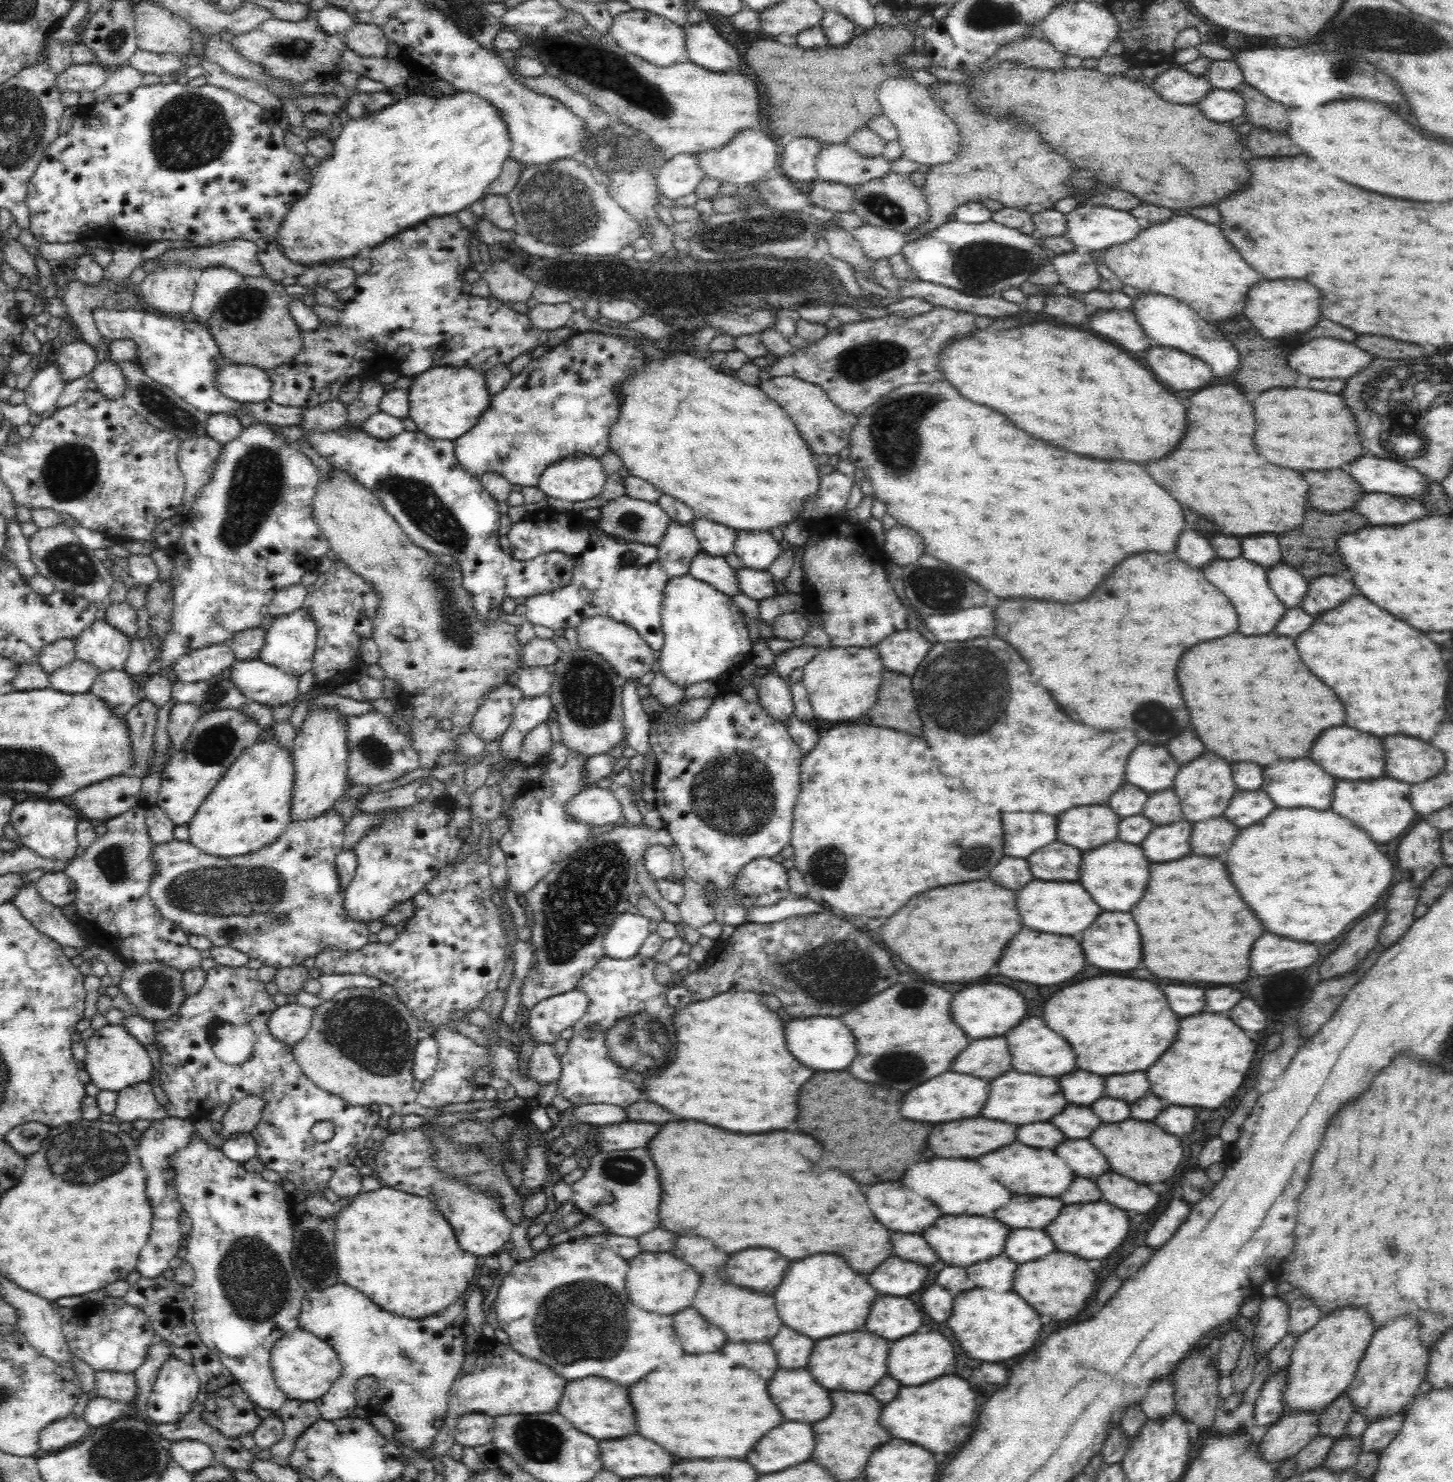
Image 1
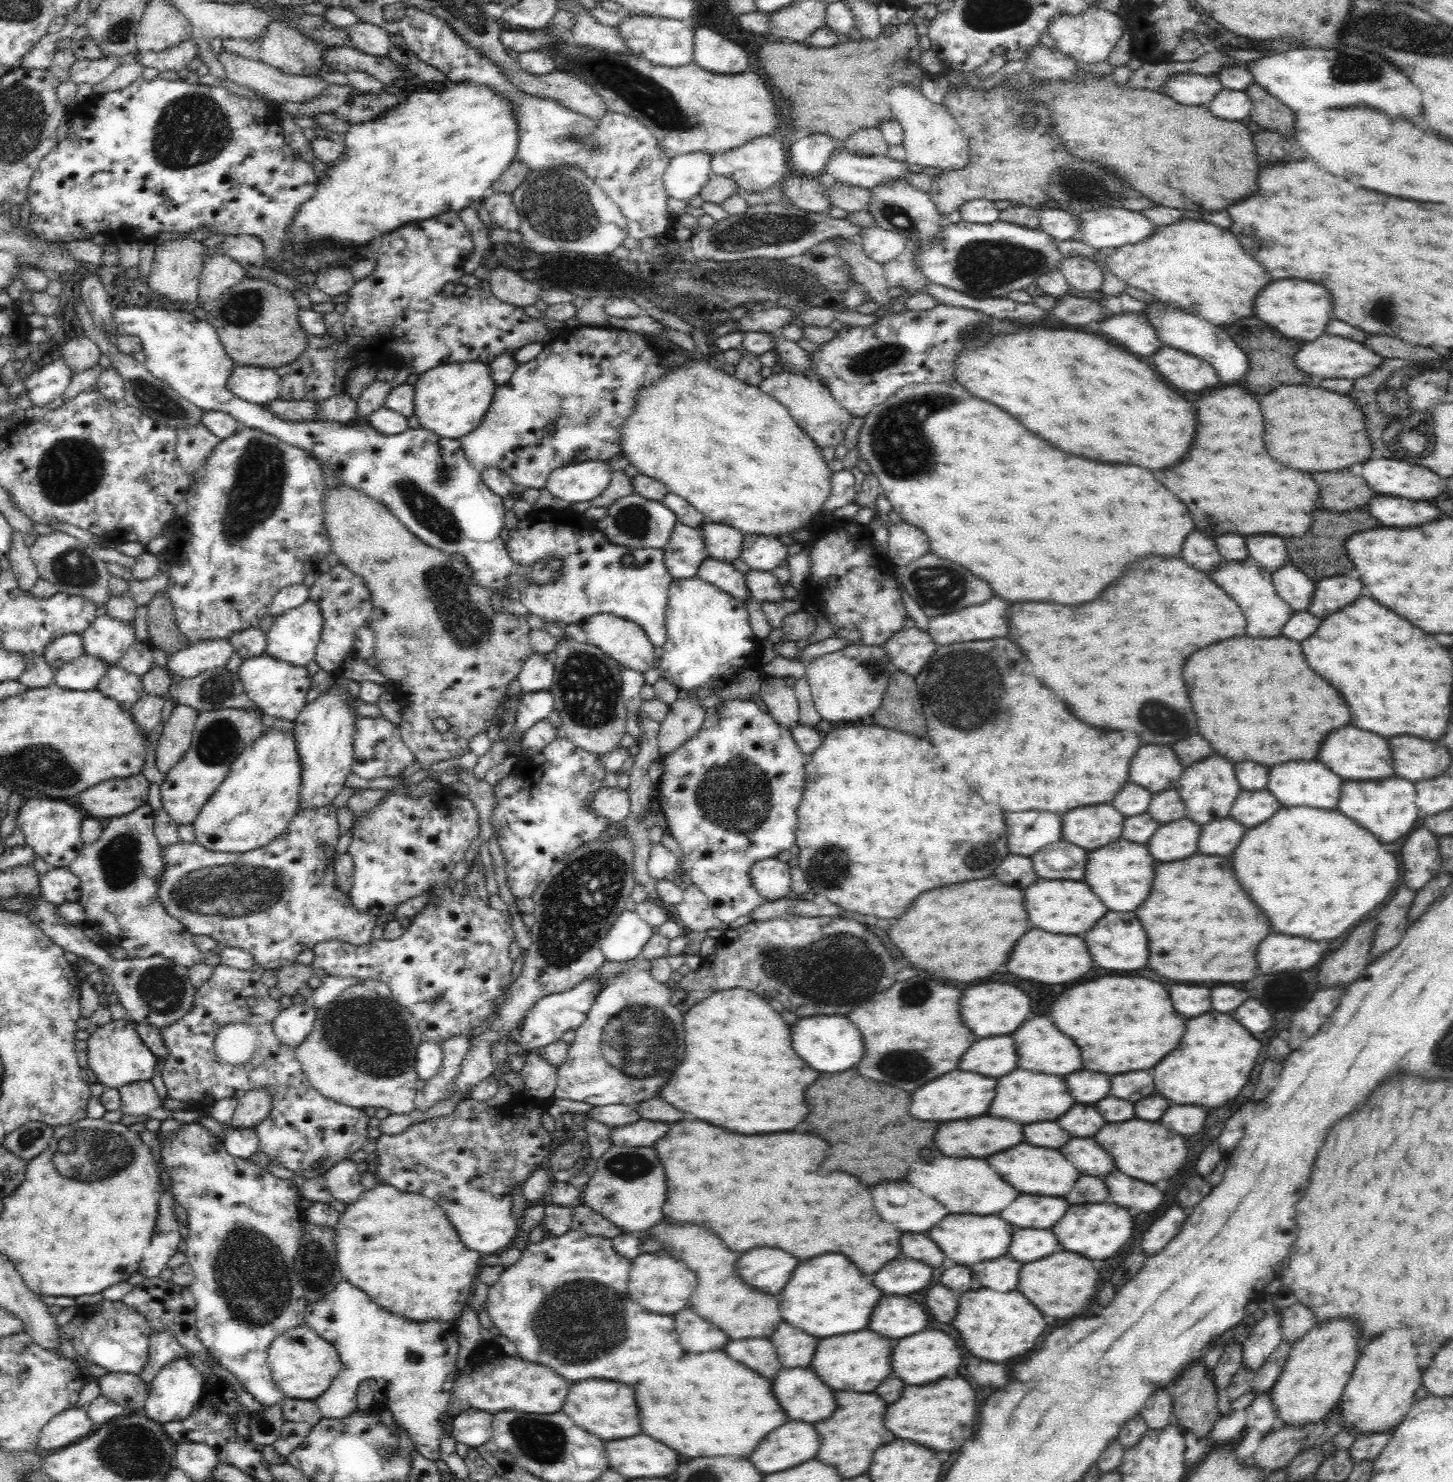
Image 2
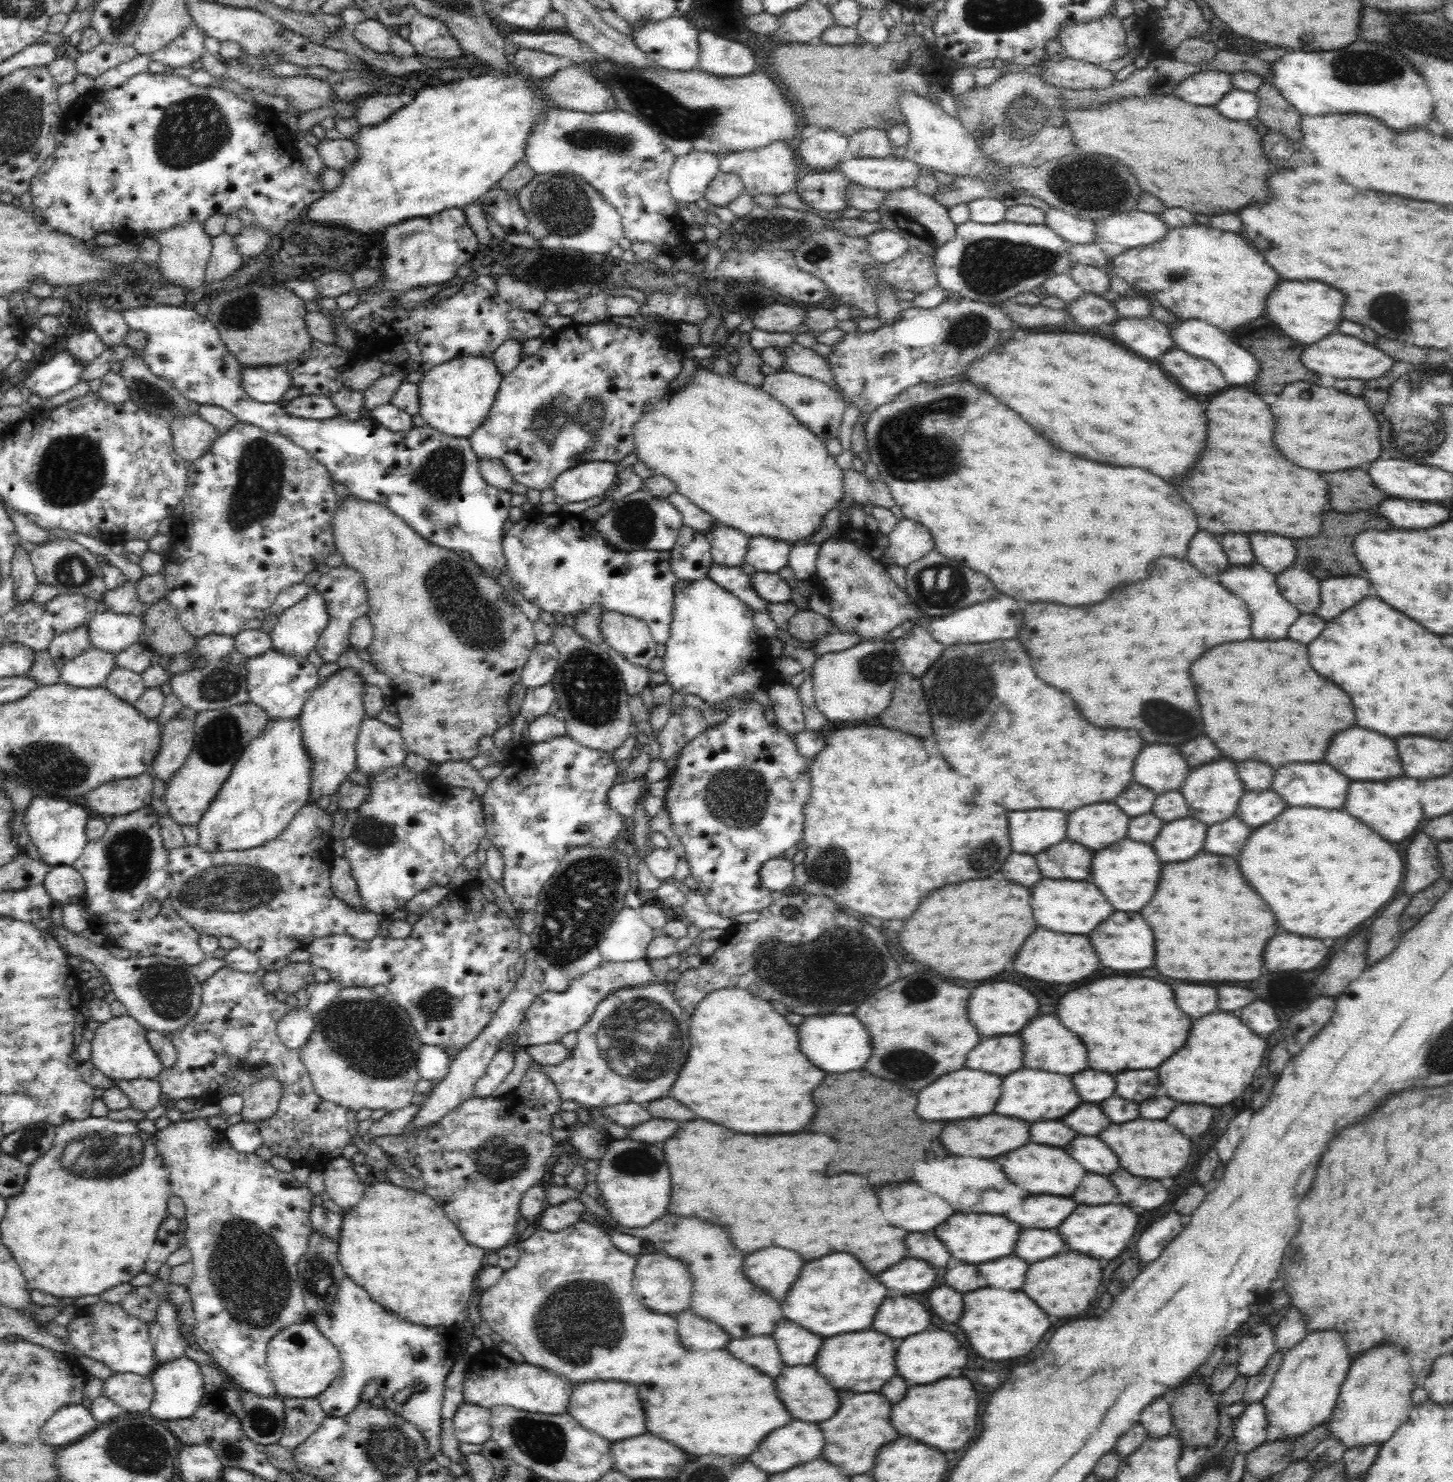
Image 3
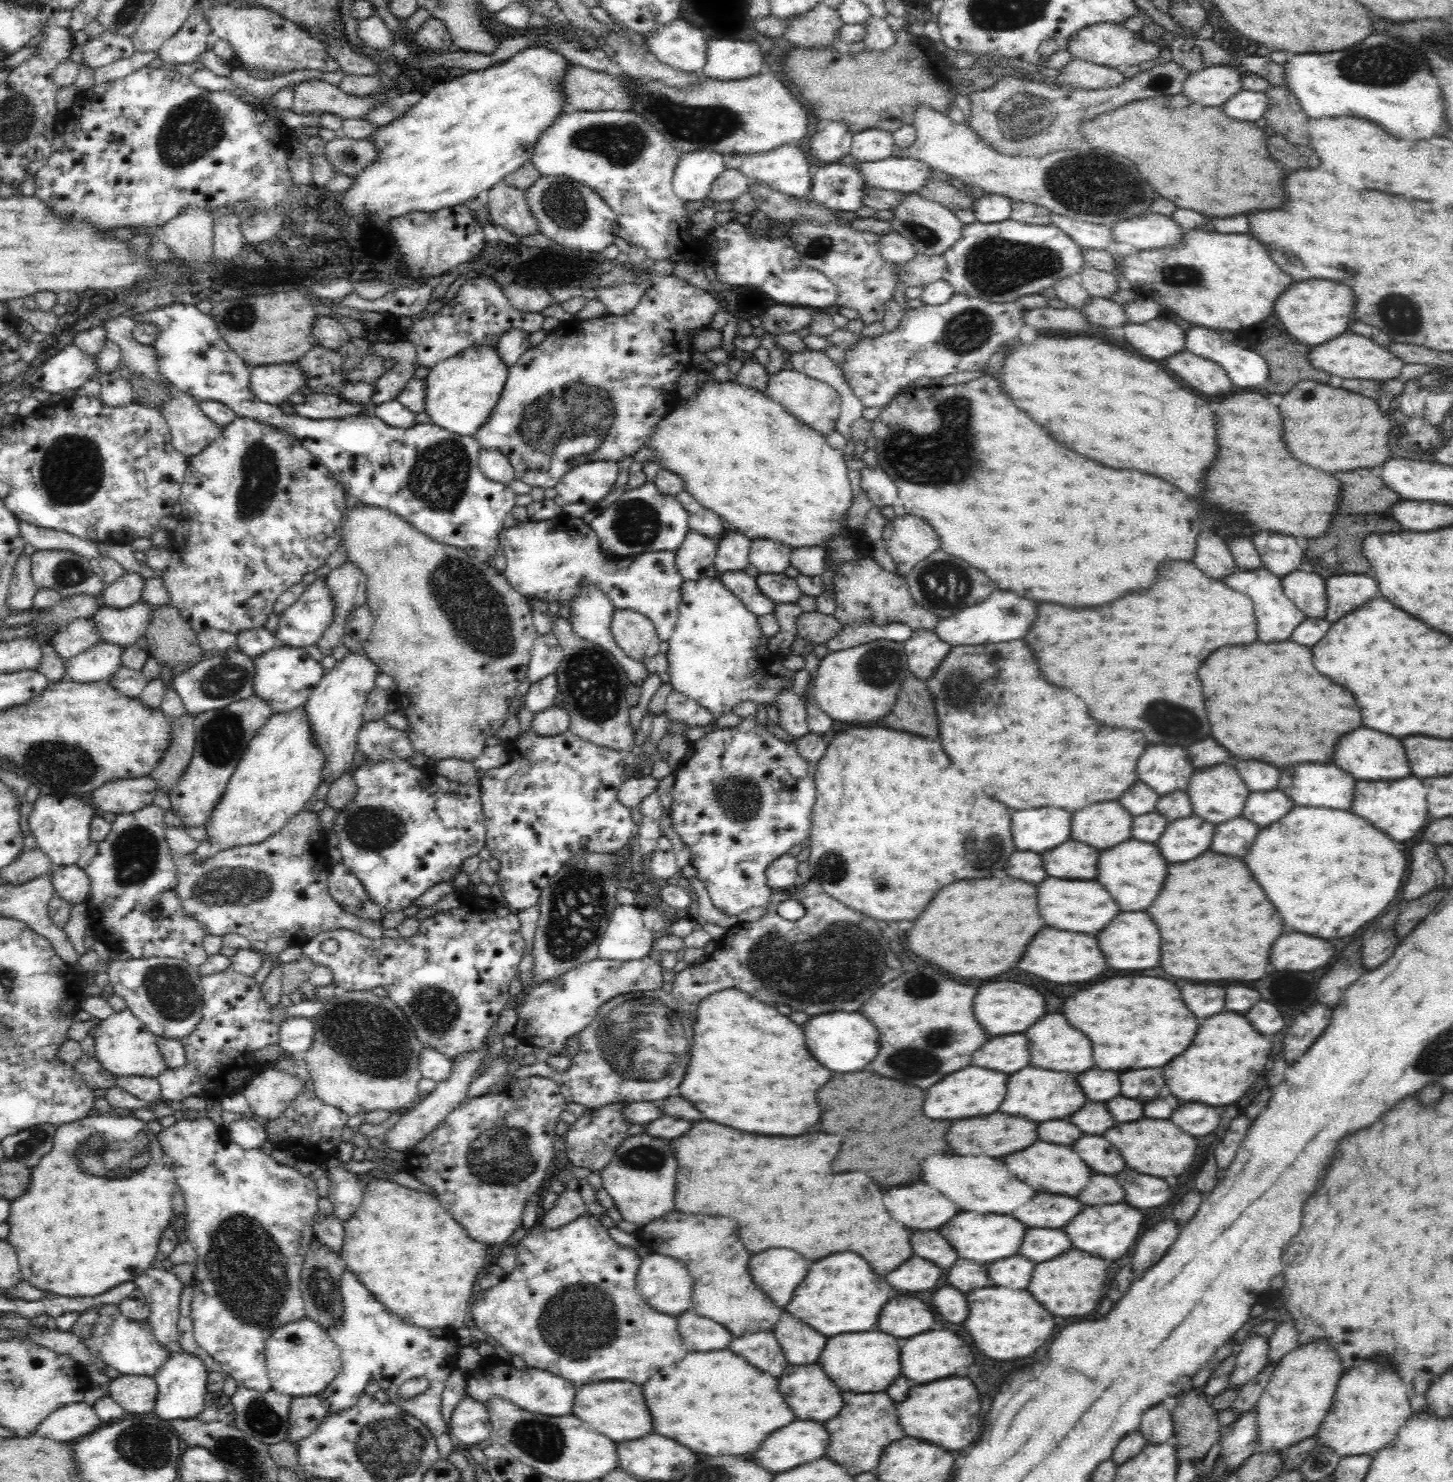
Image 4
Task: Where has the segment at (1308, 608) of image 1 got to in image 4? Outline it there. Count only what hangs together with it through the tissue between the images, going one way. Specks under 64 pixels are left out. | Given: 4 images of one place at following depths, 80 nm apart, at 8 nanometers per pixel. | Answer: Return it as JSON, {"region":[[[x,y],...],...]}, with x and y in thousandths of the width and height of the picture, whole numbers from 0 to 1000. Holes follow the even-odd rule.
{"region":[[[925,387],[913,390],[911,399],[913,399],[911,418],[919,420],[925,414],[930,413],[936,408],[946,404],[948,395],[946,390],[942,390],[942,387]]]}

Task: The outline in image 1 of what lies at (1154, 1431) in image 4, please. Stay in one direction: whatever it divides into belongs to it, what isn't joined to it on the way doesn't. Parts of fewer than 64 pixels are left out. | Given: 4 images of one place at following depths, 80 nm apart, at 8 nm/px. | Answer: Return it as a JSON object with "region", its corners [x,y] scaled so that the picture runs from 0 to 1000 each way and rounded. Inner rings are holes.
{"region":[[[806,928],[797,930],[791,934],[791,938],[785,946],[785,950],[791,957],[803,957],[809,951],[809,939]]]}

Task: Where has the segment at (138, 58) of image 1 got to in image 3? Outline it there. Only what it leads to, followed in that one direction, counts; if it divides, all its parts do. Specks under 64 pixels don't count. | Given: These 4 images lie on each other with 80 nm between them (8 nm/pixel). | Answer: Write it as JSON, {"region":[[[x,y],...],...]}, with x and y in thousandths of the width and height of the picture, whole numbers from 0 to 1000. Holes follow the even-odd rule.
{"region":[[[131,16],[125,24],[116,28],[107,36],[104,36],[103,39],[113,45],[127,46],[131,45],[133,42],[138,41],[143,34],[140,32],[139,21]]]}

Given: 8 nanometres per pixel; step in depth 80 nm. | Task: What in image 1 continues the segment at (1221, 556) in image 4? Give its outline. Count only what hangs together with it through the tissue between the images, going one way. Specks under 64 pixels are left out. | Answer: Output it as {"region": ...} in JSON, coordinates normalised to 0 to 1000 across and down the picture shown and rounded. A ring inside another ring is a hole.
{"region":[[[820,358],[812,359],[811,366],[809,366],[809,374],[811,374],[811,378],[818,379],[822,384],[826,384],[826,382],[838,377],[834,368],[831,366],[831,364],[825,362]]]}

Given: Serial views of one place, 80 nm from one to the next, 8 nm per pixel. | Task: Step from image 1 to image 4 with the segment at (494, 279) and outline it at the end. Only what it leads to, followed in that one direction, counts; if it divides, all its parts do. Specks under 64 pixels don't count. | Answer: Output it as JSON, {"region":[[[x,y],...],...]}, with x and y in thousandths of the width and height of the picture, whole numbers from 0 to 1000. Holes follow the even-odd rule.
{"region":[[[348,192],[344,195],[351,205],[359,211],[372,211],[381,204],[380,199],[373,195],[361,194],[356,192]]]}

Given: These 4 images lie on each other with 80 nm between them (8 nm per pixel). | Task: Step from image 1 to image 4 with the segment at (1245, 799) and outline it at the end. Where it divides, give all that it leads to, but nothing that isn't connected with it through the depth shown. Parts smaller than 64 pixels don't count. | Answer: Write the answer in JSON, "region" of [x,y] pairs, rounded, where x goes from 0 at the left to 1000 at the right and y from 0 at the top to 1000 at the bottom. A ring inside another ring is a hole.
{"region":[[[881,532],[860,534],[859,538],[856,540],[853,551],[866,557],[873,557],[881,553],[889,545],[891,545],[889,539]]]}

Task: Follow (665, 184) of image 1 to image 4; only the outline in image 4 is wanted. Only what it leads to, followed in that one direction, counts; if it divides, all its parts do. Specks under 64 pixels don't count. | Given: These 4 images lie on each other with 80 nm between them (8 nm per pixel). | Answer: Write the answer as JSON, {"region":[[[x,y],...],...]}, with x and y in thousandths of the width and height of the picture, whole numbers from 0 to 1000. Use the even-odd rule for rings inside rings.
{"region":[[[493,102],[469,103],[462,117],[462,128],[466,134],[483,136],[494,117],[498,115],[498,104]]]}

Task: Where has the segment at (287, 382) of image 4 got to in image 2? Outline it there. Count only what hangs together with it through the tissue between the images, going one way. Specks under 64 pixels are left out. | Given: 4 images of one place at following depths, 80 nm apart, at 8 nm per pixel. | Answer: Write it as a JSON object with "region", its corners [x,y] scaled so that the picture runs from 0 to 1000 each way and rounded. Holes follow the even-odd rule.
{"region":[[[162,246],[156,255],[156,262],[163,269],[182,274],[191,269],[193,254],[184,248]]]}

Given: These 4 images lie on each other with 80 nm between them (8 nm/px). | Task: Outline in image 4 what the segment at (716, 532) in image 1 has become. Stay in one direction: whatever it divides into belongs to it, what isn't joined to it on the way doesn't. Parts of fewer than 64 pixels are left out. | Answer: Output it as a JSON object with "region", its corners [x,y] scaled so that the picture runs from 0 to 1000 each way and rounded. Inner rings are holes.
{"region":[[[501,357],[493,364],[492,385],[495,386],[511,385],[515,380],[515,374],[518,364],[513,360]]]}

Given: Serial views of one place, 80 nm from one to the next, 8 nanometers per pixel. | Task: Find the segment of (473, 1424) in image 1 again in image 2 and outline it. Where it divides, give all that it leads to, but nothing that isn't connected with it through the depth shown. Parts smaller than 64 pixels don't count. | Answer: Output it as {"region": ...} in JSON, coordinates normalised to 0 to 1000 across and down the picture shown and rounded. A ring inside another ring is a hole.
{"region":[[[322,951],[312,957],[310,969],[323,977],[334,974],[339,970],[339,955],[330,951]]]}

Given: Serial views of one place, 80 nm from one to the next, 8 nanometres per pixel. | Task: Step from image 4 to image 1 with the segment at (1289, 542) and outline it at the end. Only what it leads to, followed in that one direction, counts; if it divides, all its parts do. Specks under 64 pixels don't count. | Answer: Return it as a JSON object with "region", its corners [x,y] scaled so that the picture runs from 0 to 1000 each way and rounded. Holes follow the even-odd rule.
{"region":[[[877,360],[860,361],[853,363],[853,373],[858,378],[871,384],[882,381],[881,368]]]}

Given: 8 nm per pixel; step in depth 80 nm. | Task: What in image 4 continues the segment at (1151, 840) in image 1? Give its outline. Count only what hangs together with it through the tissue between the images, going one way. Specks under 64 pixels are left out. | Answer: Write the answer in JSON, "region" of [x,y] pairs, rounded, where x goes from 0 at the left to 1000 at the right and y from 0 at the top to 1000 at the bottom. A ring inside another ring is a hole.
{"region":[[[822,550],[805,554],[796,568],[804,582],[818,582],[833,572],[836,557]]]}

